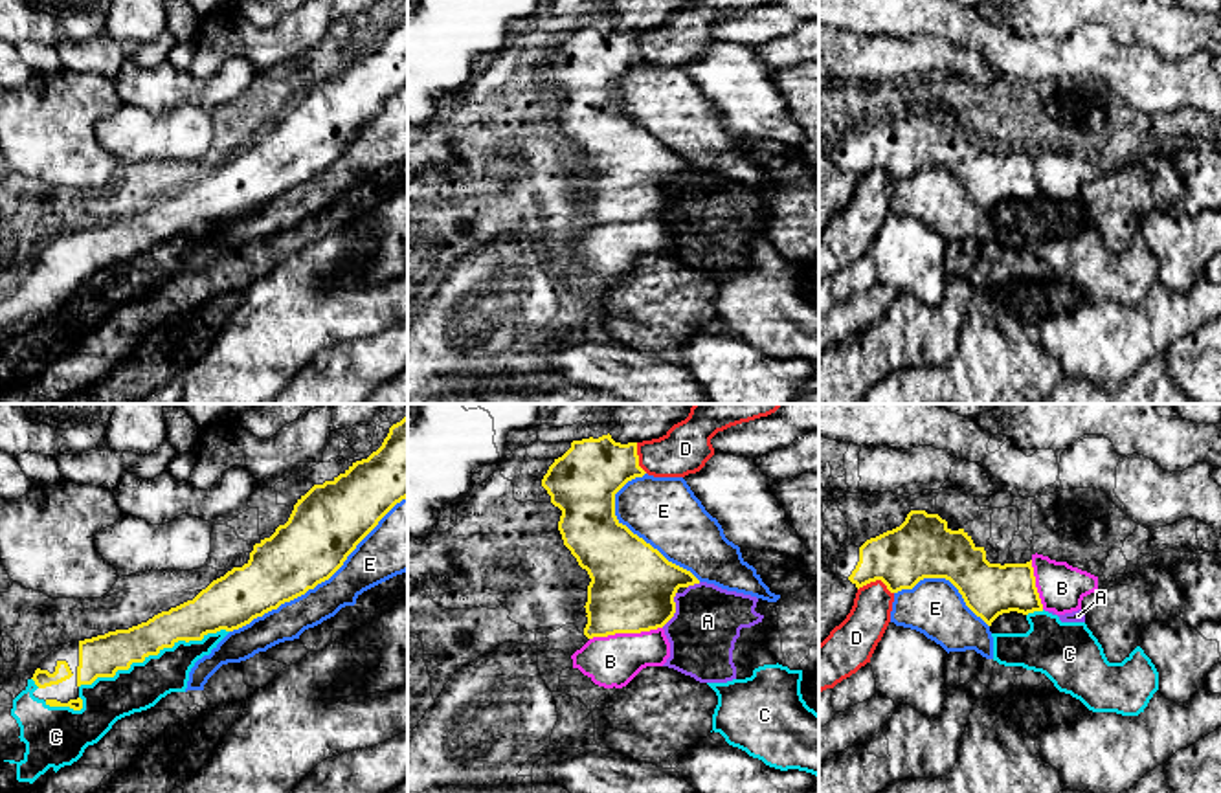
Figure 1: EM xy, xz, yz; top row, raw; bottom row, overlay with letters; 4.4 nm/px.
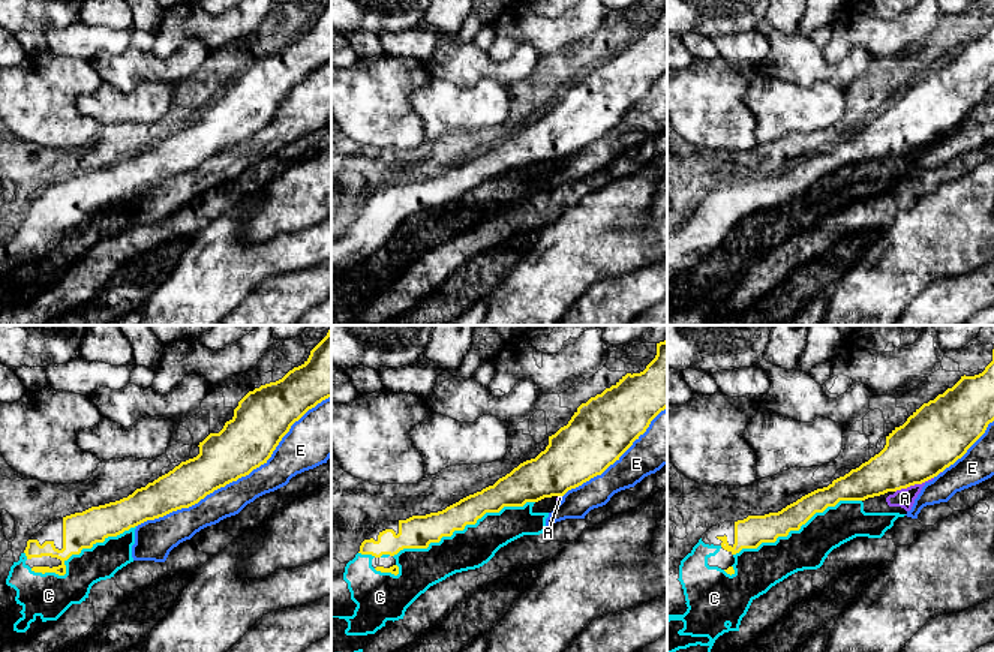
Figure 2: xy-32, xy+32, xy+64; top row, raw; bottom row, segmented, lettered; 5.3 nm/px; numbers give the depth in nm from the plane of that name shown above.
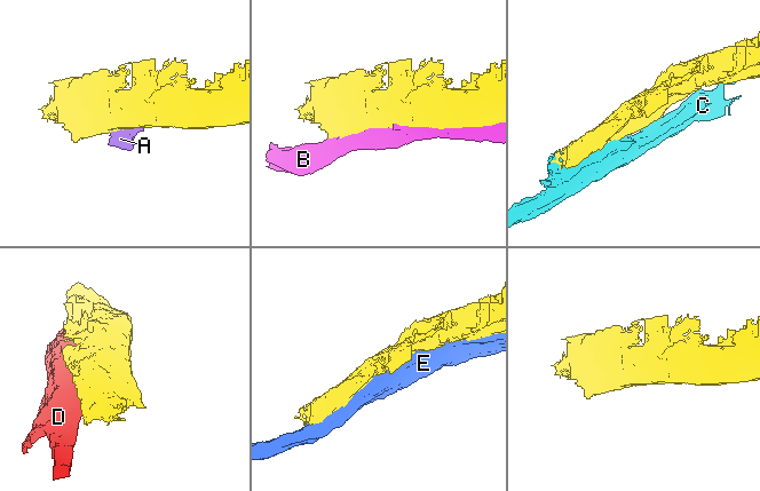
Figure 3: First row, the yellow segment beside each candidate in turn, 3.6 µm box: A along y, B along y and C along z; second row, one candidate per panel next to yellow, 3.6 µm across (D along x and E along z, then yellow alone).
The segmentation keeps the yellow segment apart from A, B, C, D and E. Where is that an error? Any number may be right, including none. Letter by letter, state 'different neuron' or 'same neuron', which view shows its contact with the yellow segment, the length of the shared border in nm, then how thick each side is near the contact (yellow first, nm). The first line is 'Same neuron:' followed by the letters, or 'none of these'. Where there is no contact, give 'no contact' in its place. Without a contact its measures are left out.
Same neuron: none of these
A: different neuron; contact in xz; length 170 nm; calibres 380 and 300 nm
B: different neuron; contact in xz; length 320 nm; calibres 380 and 220 nm
C: different neuron; contact in xy; length 700 nm; calibres 180 and 200 nm
D: different neuron; contact in yz; length 160 nm; calibres 280 and 180 nm
E: different neuron; contact in xy; length 950 nm; calibres 320 and 190 nm

